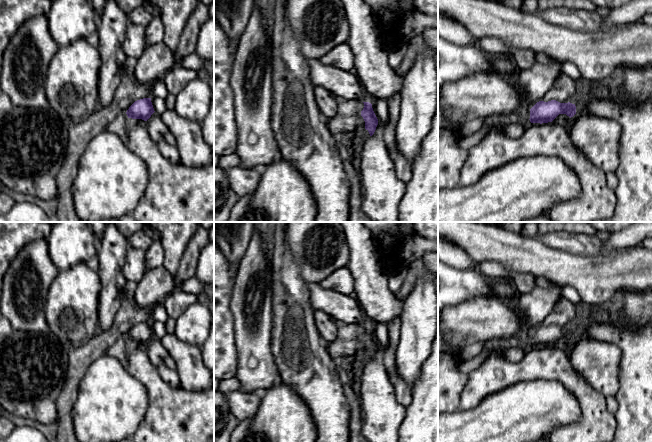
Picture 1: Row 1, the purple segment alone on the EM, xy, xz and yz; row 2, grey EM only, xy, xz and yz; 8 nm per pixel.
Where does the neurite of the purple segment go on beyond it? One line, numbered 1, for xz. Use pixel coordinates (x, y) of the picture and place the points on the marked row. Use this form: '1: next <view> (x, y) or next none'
1: next none

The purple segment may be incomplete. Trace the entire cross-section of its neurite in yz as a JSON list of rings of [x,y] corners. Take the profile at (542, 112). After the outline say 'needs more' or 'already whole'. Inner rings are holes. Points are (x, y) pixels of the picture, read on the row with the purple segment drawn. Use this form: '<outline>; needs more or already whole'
[[[556,100],[539,101],[530,109],[531,123],[552,122],[559,114],[566,114],[570,118],[576,114],[576,106],[570,102],[560,103]]]; already whole

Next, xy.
[[[143,98],[135,101],[129,107],[126,114],[128,118],[142,119],[147,121],[154,112],[155,111],[151,102],[151,98]]]; already whole

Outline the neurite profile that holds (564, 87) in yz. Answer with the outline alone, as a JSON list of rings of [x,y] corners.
[[[561,73],[553,83],[553,86],[542,98],[542,101],[548,102],[556,100],[560,103],[568,103],[573,95],[578,92],[580,83],[576,82],[566,74]]]

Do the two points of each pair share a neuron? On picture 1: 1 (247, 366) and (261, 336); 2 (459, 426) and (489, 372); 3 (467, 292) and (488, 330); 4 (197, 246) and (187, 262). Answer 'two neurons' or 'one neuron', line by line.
1: one neuron
2: two neurons
3: two neurons
4: one neuron

